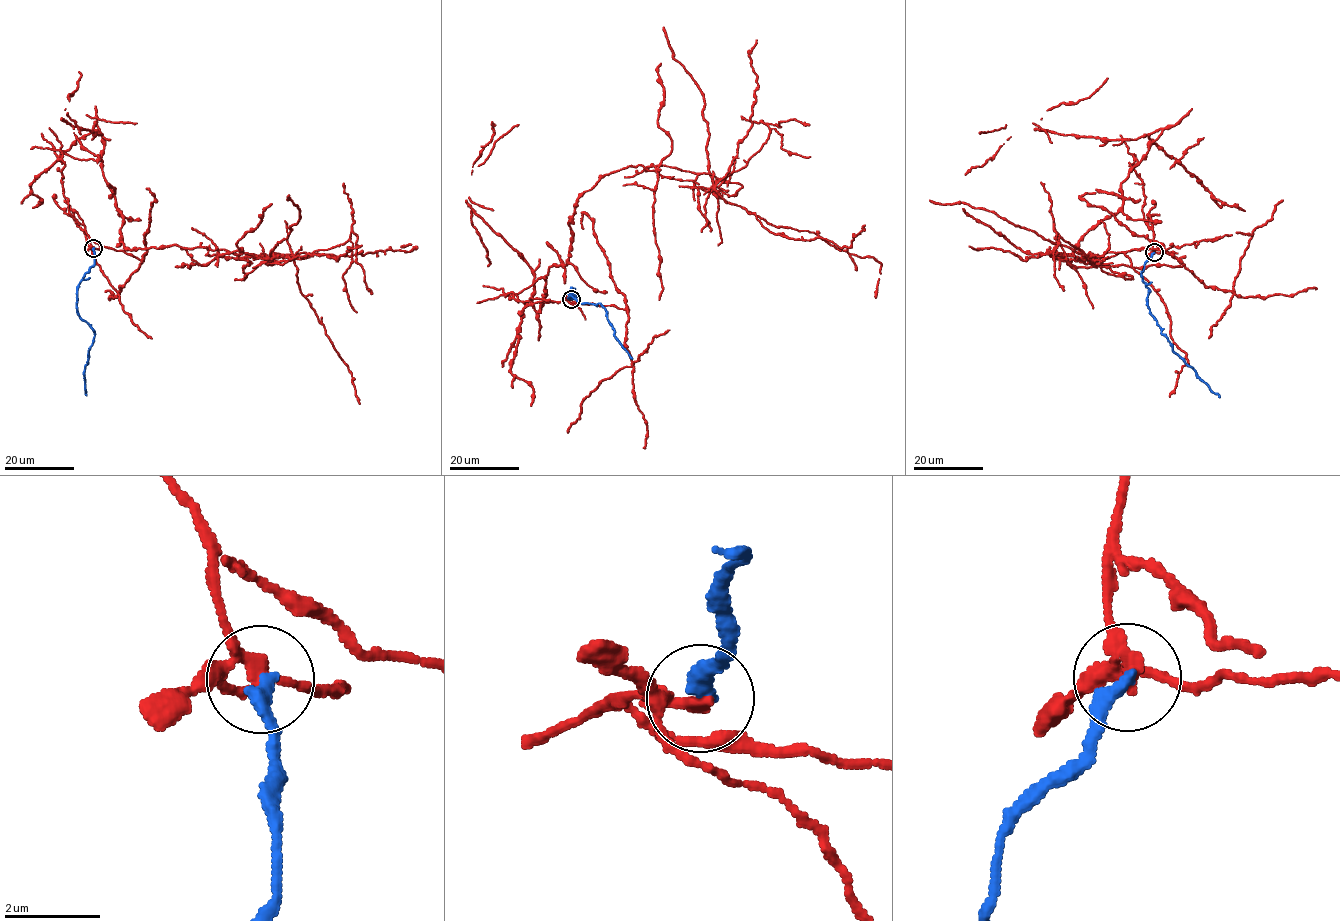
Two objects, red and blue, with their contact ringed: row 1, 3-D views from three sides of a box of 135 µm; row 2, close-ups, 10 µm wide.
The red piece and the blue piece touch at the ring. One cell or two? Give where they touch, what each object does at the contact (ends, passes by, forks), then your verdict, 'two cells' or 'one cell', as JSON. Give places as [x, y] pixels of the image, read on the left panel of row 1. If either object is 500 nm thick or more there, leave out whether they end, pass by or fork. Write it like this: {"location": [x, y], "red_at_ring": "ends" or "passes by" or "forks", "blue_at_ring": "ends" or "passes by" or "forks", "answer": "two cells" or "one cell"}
{"location": [93, 248], "red_at_ring": "passes by", "blue_at_ring": "ends", "answer": "two cells"}

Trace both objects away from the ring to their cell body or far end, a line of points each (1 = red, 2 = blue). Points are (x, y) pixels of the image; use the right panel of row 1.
1: (1153, 252), (1136, 158), (1121, 184), (1123, 206), (1070, 254), (1046, 253), (1093, 260), (1253, 234)
2: (1153, 252), (1141, 274), (1148, 289), (1150, 313), (1177, 354), (1220, 397)

